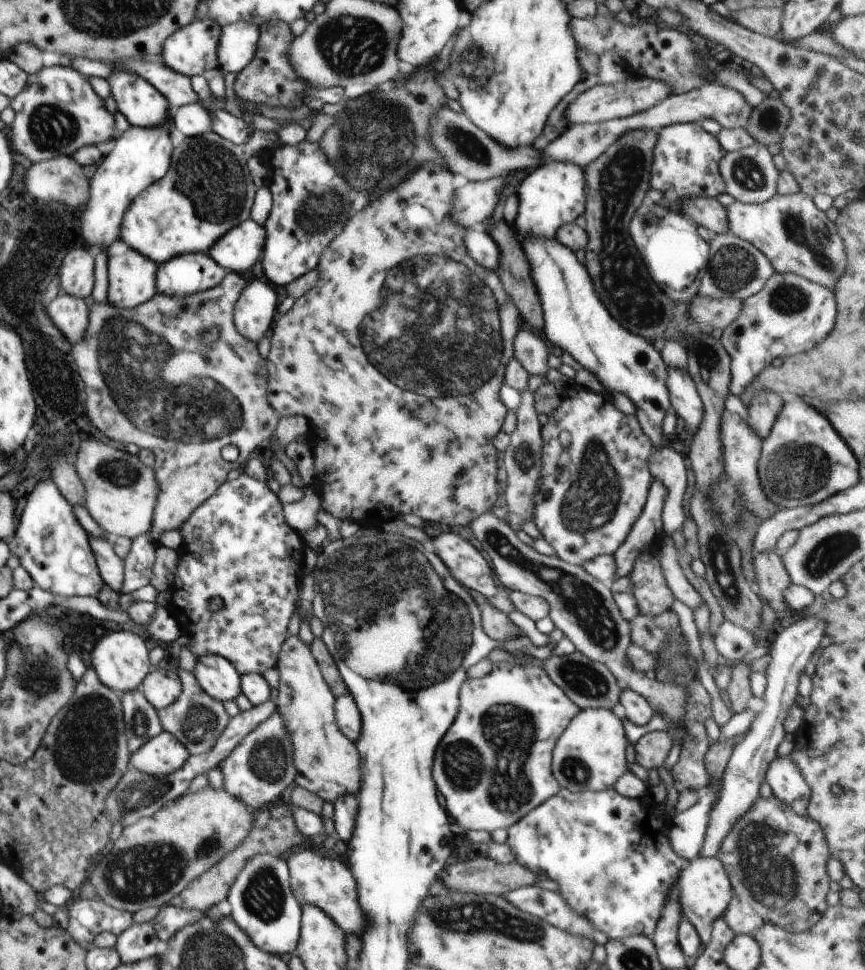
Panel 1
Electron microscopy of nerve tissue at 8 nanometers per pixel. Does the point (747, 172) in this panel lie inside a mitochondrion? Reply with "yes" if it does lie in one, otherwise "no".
yes

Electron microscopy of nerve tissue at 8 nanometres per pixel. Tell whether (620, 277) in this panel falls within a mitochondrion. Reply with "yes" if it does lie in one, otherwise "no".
yes

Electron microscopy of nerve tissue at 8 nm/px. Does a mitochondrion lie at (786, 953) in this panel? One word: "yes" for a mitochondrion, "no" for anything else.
no

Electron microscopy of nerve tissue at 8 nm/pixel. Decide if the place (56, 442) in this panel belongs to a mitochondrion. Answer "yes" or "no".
no

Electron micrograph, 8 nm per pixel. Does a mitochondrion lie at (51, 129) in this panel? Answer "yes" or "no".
yes

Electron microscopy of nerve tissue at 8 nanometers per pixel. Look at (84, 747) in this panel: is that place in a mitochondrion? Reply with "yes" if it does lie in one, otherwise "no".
yes

